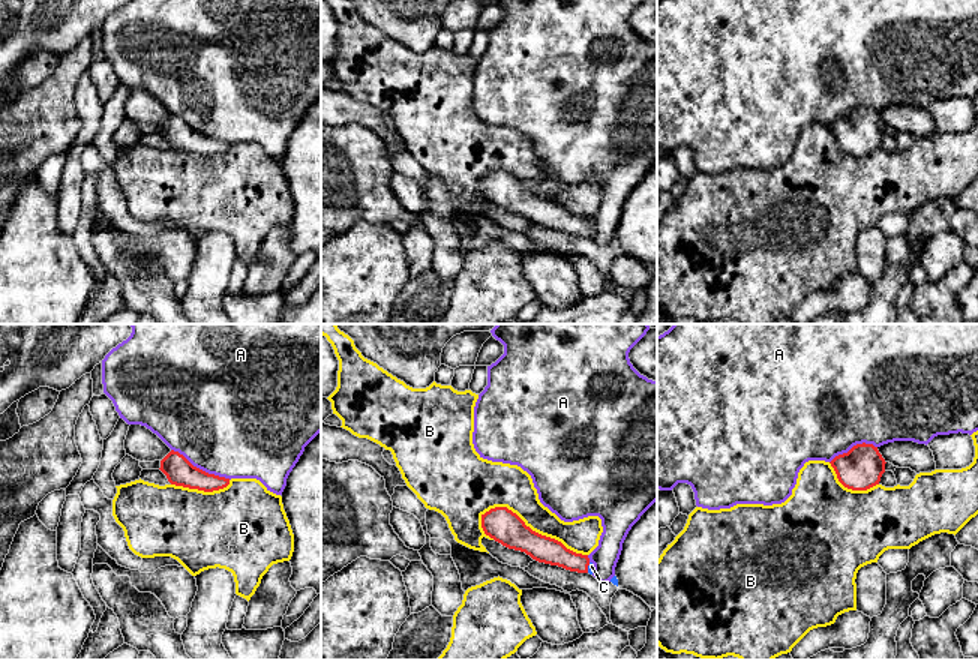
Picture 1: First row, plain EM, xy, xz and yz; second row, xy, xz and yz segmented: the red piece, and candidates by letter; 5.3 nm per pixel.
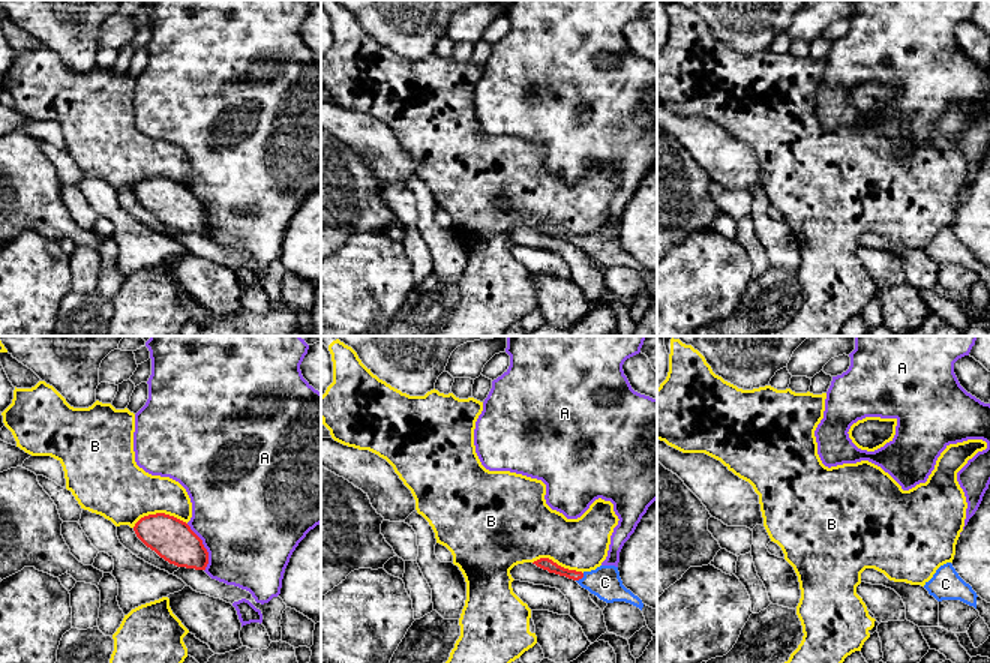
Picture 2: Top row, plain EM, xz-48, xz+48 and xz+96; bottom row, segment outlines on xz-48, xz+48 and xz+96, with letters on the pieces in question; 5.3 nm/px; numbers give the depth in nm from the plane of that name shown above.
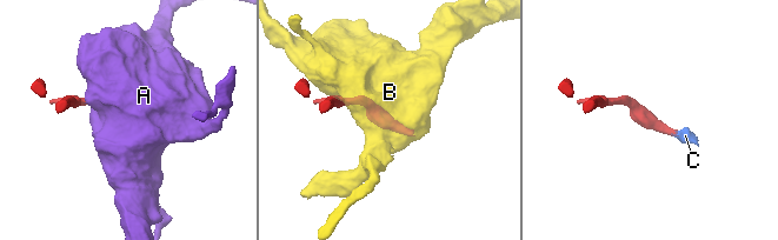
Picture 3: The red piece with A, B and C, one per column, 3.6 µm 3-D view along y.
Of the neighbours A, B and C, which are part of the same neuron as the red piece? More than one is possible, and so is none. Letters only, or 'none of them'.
C

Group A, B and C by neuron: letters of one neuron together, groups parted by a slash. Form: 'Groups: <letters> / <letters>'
Groups: A / B / C

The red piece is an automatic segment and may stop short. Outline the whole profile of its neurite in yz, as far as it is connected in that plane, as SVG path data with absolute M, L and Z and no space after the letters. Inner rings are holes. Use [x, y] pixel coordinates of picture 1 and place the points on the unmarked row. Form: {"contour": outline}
{"contour": "M856 108L831 126L838 146L852 154L867 154L879 148L885 136L885 123L873 108Z"}

